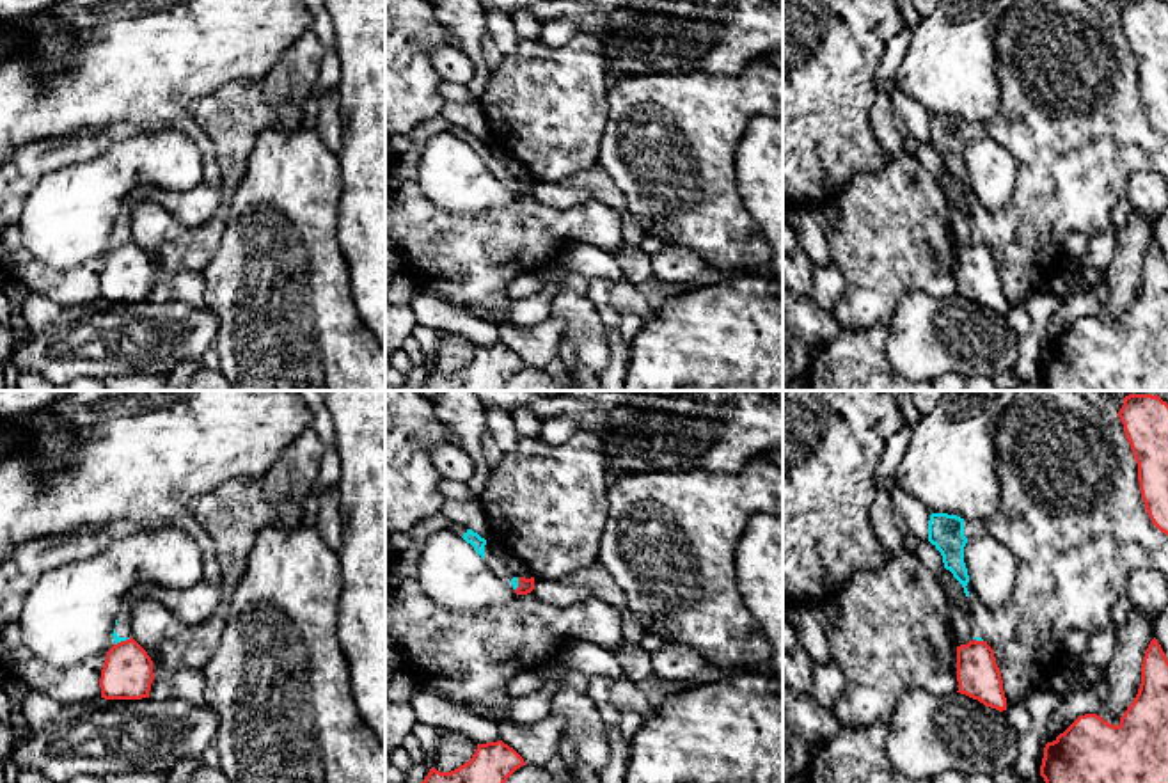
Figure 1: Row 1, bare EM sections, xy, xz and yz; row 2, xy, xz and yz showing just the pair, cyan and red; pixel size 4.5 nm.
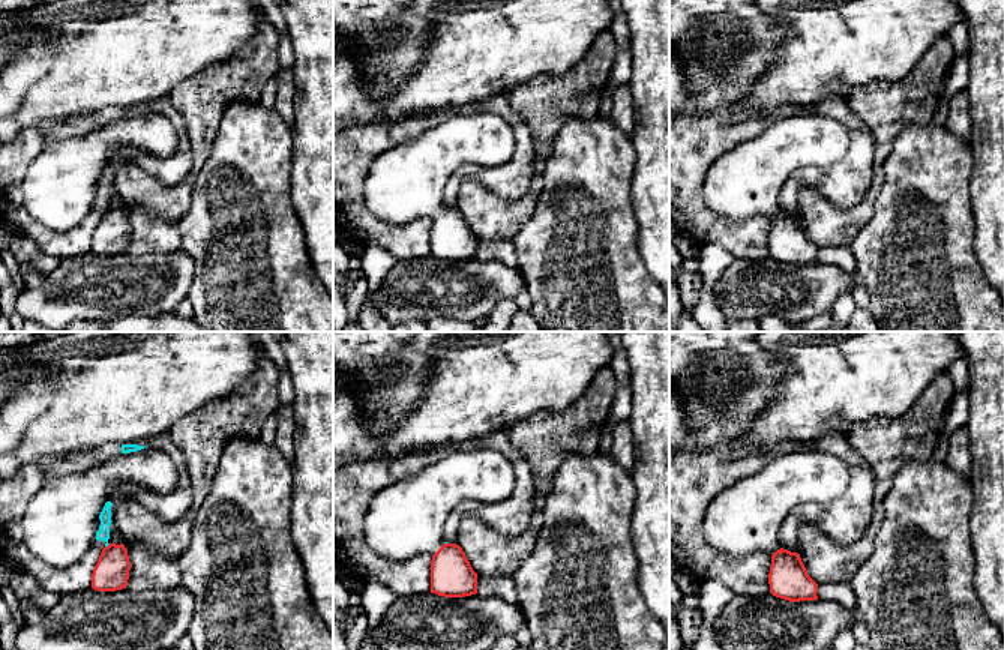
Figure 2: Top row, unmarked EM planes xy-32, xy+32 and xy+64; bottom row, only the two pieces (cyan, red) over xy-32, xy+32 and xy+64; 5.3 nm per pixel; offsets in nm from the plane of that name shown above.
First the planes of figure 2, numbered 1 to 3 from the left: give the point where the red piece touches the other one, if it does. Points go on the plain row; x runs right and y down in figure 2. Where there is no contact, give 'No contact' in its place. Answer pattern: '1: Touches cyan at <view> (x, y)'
1: Touches cyan at xy-32 (107, 209)
2: Touches cyan at xy+32 (446, 206)
3: No contact

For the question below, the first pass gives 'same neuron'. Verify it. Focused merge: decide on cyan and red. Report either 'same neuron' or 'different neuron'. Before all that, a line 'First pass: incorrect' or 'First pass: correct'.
First pass: incorrect
different neuron

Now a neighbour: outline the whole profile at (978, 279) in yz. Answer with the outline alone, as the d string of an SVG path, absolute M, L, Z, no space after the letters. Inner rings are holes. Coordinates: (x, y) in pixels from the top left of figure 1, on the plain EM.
M987 243L957 249L957 284L960 297L999 314L1006 312L1001 273Z

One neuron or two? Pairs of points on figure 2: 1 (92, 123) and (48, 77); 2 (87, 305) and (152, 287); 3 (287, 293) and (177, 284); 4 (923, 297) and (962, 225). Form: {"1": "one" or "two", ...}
{"1": "two", "2": "one", "3": "two", "4": "one"}

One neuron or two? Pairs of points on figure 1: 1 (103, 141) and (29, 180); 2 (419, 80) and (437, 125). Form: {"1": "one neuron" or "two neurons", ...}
{"1": "one neuron", "2": "two neurons"}

